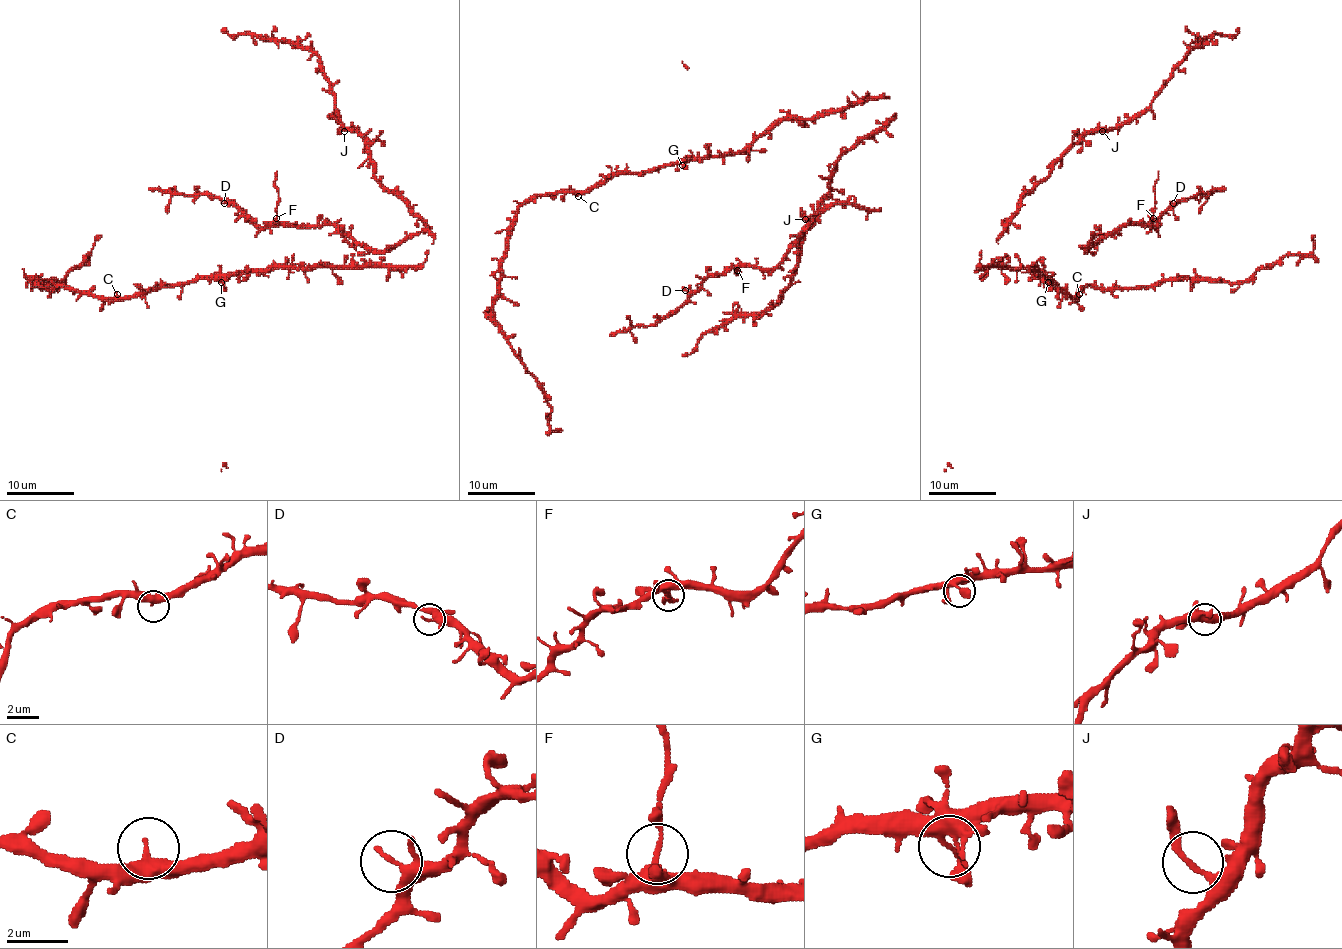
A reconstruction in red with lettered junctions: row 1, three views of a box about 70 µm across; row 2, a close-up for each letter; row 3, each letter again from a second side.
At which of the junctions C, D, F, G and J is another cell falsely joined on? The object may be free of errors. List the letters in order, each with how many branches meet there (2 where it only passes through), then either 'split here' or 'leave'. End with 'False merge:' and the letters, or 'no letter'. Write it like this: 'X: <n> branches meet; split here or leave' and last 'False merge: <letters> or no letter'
C: 2 branches meet; leave
D: 2 branches meet; leave
F: 2 branches meet; split here
G: 2 branches meet; leave
J: 2 branches meet; leave
False merge: F

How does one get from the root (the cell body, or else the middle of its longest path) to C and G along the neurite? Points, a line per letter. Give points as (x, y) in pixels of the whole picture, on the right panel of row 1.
C: (1001, 267), (1033, 267), (1067, 296), (1075, 297), (1079, 294)
G: (1001, 267), (1033, 267), (1048, 282)

